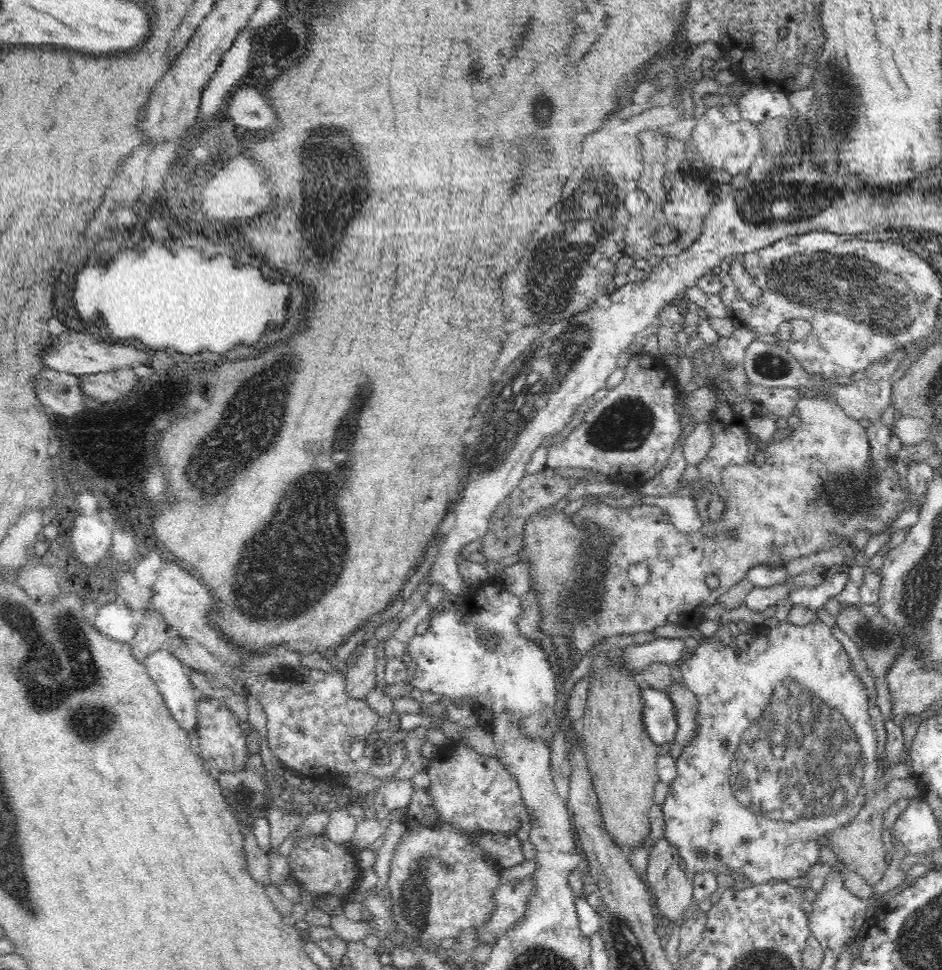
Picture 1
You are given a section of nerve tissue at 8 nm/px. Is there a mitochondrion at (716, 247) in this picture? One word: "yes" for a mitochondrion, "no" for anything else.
no

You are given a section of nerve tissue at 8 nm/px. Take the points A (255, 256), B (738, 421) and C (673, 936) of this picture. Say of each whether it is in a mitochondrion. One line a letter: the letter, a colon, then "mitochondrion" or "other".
A: other
B: other
C: other

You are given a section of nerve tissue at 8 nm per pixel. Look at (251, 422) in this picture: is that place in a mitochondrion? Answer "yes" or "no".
yes

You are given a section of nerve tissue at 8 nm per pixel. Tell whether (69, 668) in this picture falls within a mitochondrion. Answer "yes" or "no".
yes

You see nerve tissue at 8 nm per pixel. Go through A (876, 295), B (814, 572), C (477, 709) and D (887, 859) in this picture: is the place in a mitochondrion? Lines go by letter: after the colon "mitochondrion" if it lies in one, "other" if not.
A: mitochondrion
B: other
C: other
D: other

